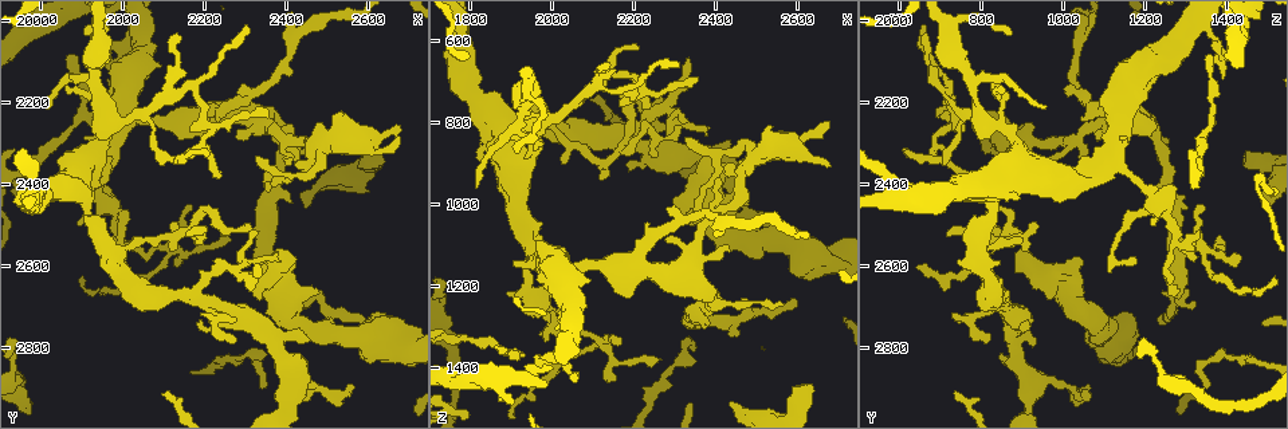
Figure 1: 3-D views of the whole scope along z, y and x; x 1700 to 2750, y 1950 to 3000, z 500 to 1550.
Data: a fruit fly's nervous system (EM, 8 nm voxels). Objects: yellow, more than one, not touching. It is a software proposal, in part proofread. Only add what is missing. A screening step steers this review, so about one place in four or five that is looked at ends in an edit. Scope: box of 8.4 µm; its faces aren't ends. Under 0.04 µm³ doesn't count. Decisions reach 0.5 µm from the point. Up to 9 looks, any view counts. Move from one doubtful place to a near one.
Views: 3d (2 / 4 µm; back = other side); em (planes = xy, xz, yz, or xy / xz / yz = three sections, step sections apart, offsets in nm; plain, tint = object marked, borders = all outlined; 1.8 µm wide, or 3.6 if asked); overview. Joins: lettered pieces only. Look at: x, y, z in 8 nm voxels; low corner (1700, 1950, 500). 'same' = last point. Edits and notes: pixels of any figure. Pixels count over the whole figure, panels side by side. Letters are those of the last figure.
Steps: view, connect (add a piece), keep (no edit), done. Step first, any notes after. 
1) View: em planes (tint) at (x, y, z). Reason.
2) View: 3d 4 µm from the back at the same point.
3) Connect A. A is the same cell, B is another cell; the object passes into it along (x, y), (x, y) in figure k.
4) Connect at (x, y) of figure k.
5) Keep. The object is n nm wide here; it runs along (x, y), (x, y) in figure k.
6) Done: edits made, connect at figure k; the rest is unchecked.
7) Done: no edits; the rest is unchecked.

View: em yz step 16 (tint) at (2635, 2350, 1445). Stops while still wide.

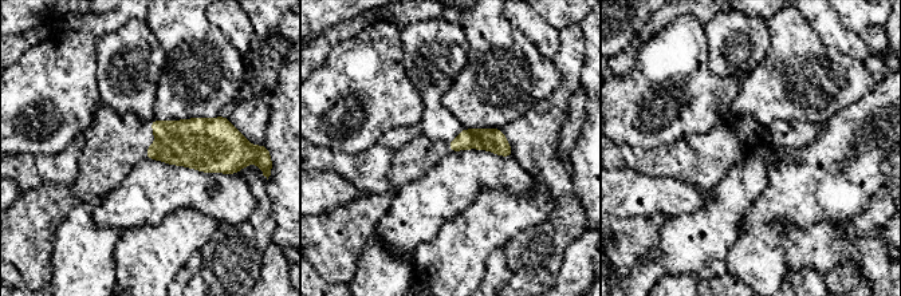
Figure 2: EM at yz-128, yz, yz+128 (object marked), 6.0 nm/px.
View: em planes (borders) at the same point. Cut it another way.

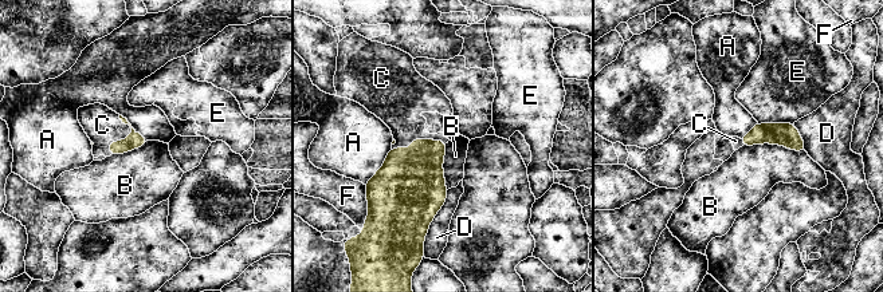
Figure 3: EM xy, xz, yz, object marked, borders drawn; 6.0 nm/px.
Connect C. C is the same cell, A, B, D, E and F are other cells; the object passes into it along (412, 181), (412, 139), (397, 101) in figure 3; it goes on there.

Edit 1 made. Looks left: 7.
View: em xy step 4 (borders) at (2470, 2655, 1005). Free end.

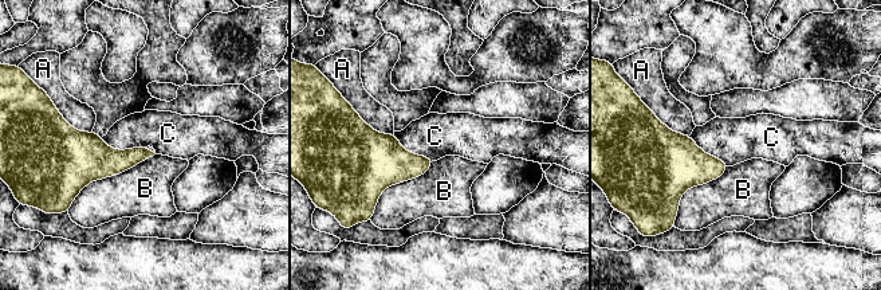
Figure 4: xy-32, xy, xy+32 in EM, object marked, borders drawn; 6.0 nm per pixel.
View: em planes (borders) at the same point.

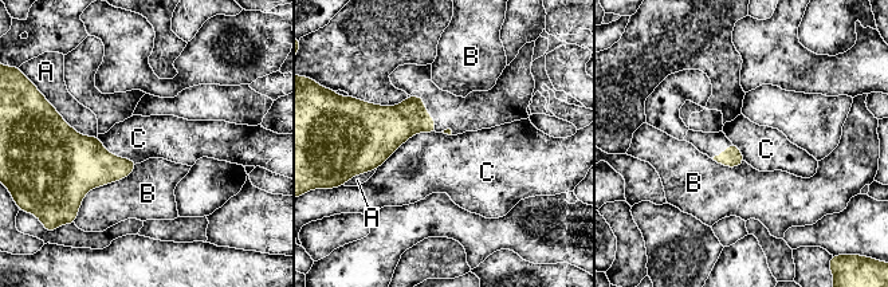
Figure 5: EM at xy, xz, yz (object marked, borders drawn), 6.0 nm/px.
Keep. A, B and C are other cells; none of them fits.

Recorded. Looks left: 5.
View: em planes (tint) at (2110, 2495, 930). Tapers out.

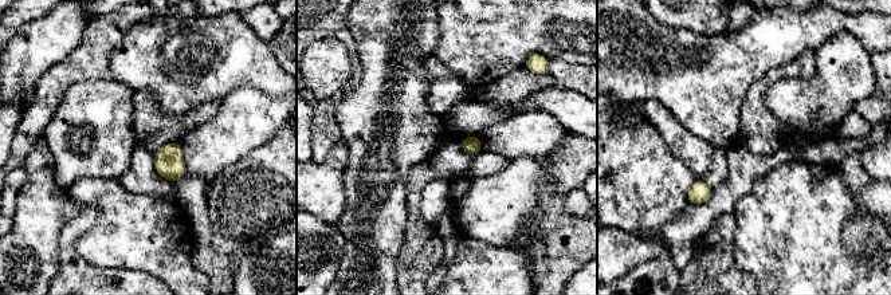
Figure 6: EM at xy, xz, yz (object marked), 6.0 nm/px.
View: em planes (borders) at the same point.

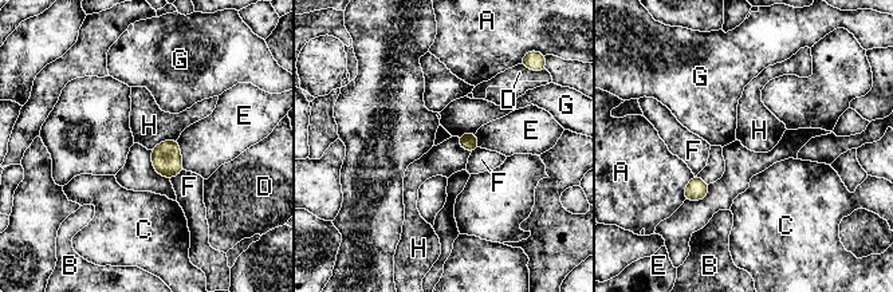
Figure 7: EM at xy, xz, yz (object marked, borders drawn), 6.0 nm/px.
Keep. A, B, C, D, E, F, G and H are other cells; no lettered piece goes on from it.

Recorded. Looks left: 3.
View: 3d 4 µm at (1985, 2505, 1275). Thick turns thin.

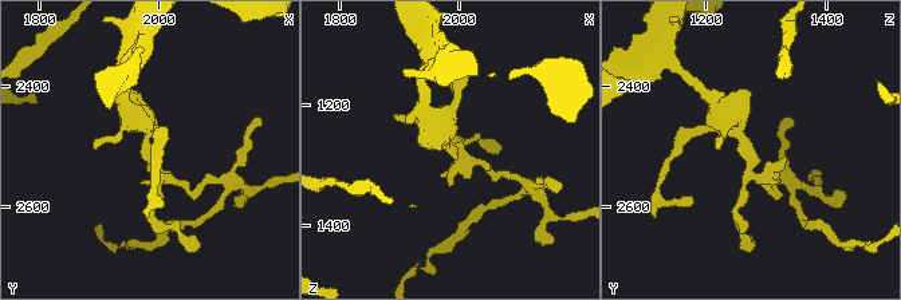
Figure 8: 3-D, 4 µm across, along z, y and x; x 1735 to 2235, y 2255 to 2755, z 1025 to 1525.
View: em yz step 8 (tint) at (1985, 2515, 1265). Now the EM.

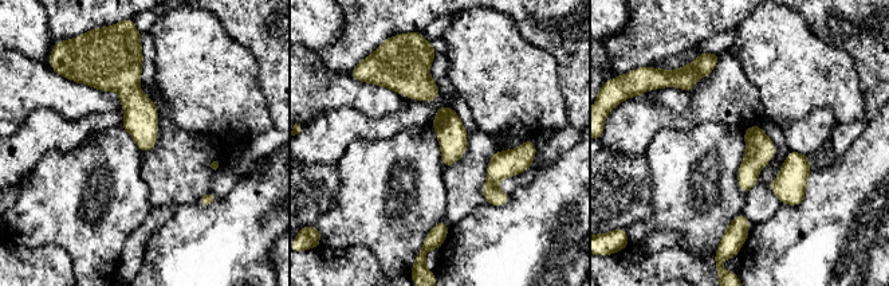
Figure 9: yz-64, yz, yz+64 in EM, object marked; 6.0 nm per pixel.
View: em xz step 8 (borders) at the same point. Another direction.

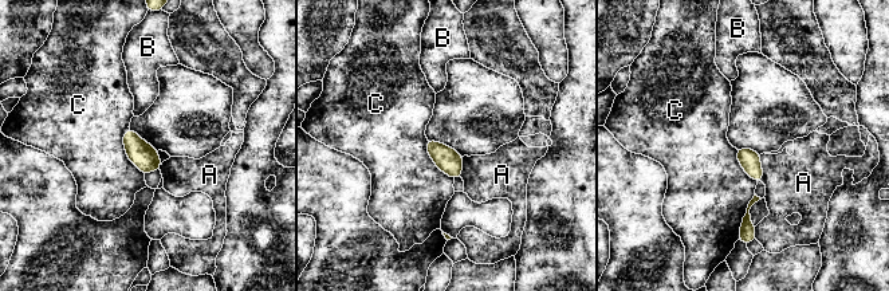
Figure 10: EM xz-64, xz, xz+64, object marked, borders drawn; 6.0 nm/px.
Keep. The object is 120 nm wide here; A, B and C are other cells; a border runs along (128, 128), (126, 157), (144, 175) in figure 10; none of them fits.

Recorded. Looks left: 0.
Done: edits made, connect at figure 3; the rest is unchecked.

